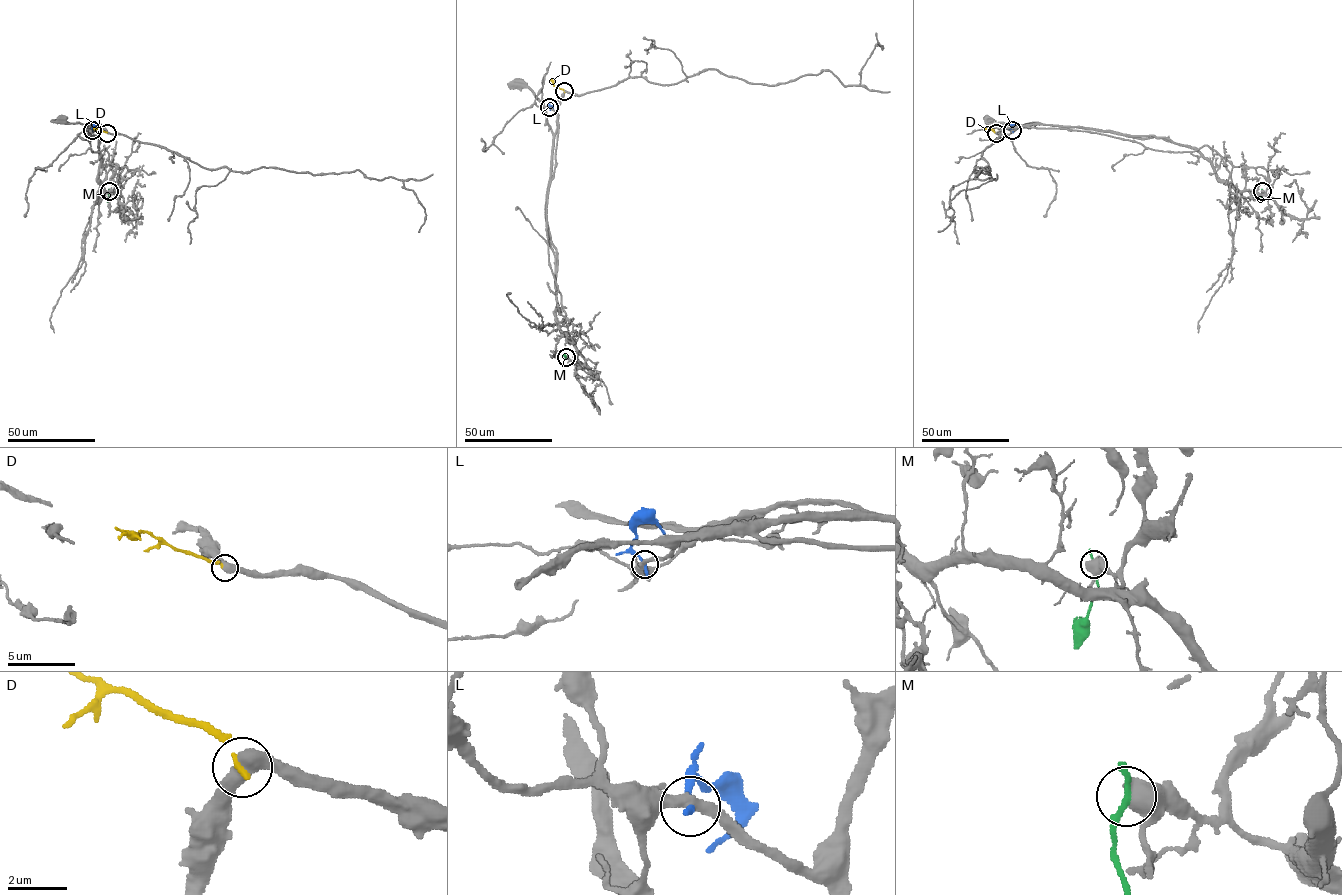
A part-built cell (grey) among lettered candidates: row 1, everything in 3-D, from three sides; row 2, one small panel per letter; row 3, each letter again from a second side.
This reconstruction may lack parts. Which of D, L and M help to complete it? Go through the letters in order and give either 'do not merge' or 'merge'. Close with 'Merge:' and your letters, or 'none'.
D: do not merge
L: do not merge
M: merge
Merge: M

